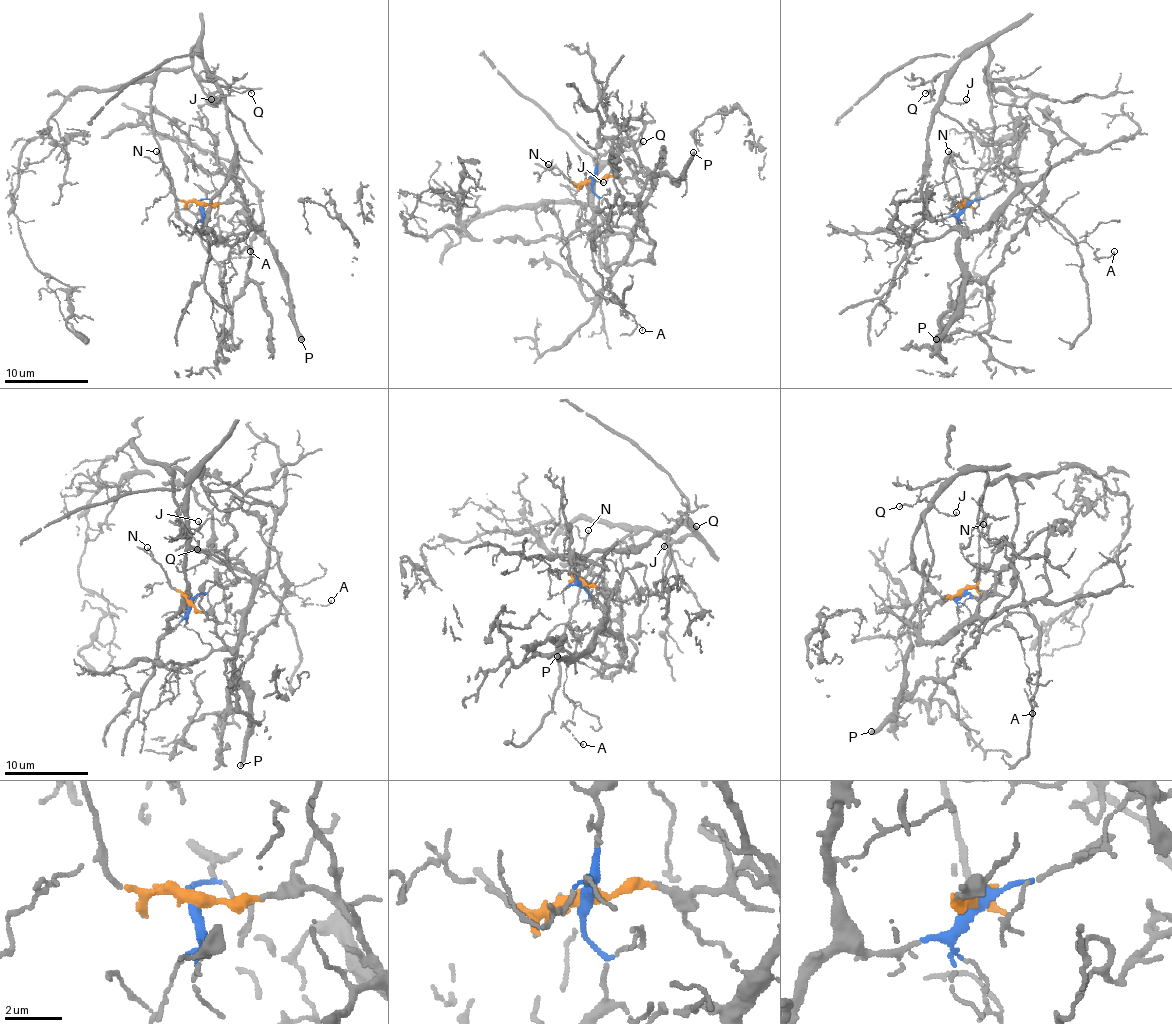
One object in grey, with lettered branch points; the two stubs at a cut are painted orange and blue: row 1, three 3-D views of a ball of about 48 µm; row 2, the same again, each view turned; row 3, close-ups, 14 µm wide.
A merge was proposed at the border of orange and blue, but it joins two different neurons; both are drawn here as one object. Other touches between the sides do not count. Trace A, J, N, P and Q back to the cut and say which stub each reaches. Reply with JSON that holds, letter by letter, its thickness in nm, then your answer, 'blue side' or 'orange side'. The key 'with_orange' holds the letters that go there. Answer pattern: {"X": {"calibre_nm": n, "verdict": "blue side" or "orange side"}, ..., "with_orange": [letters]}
{"A": {"calibre_nm": 120, "verdict": "orange side"}, "J": {"calibre_nm": 140, "verdict": "blue side"}, "N": {"calibre_nm": 130, "verdict": "orange side"}, "P": {"calibre_nm": 400, "verdict": "orange side"}, "Q": {"calibre_nm": 140, "verdict": "blue side"}, "with_orange": ["A", "N", "P"]}

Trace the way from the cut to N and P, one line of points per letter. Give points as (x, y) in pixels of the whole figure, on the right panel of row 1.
N: (965, 204), (967, 200), (961, 194), (958, 177), (948, 152)
P: (965, 204), (961, 200), (954, 213), (961, 230), (963, 287), (958, 316), (935, 340)

